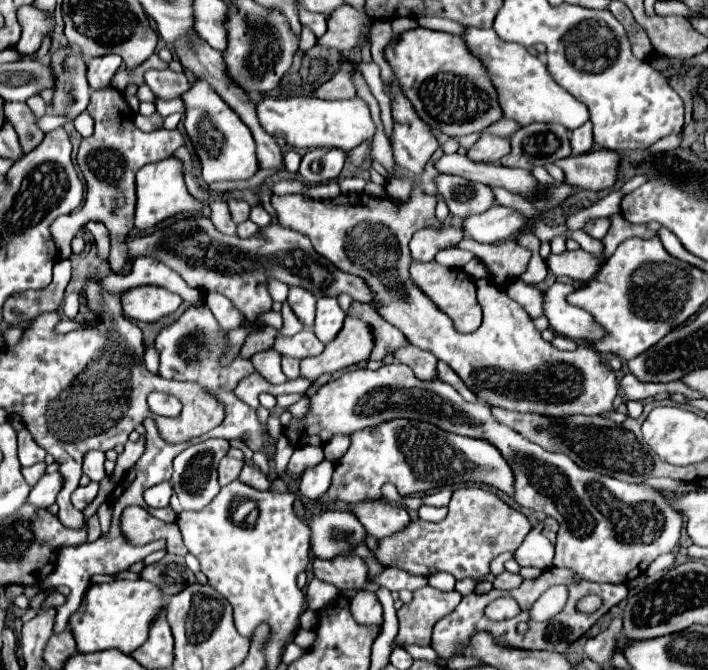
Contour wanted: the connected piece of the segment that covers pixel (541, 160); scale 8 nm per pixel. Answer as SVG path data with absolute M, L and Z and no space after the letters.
M532 123L510 135L510 153L500 159L506 167L532 169L570 157L570 131L554 123Z

